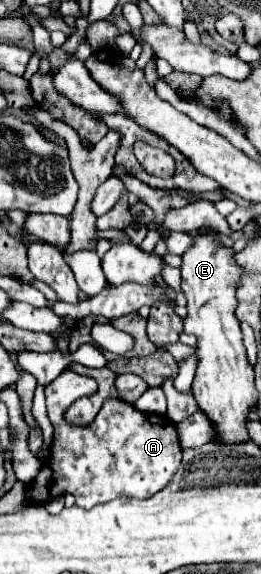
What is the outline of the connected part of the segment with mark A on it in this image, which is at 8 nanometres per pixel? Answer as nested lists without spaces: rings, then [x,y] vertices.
[[[66,369],[44,391],[48,417],[54,425],[54,441],[42,471],[36,481],[28,485],[28,501],[46,503],[58,495],[72,493],[78,507],[92,509],[98,503],[118,497],[148,499],[170,483],[172,473],[180,467],[182,447],[178,443],[176,425],[166,415],[146,413],[122,399],[110,397],[102,403],[102,409],[90,425],[72,427],[62,417],[68,409],[68,401],[94,395],[96,381]]]

